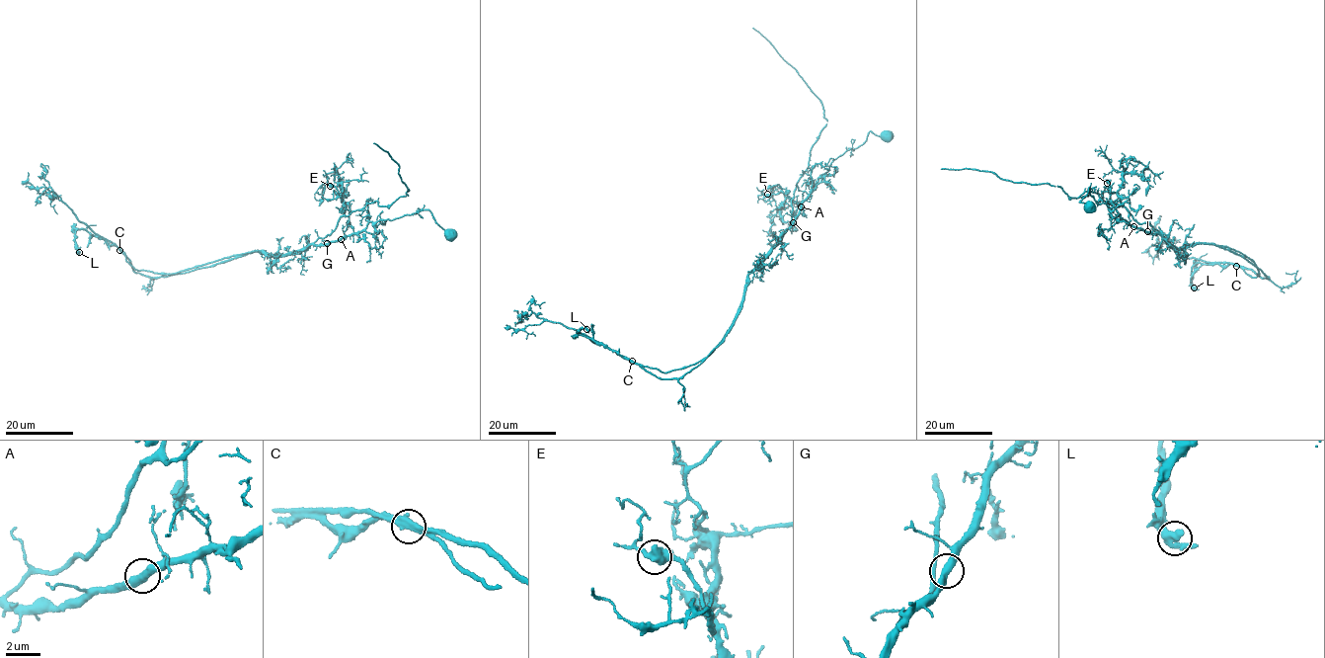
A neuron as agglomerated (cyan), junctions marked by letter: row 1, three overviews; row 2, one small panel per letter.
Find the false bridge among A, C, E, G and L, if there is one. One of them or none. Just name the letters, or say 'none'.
C

